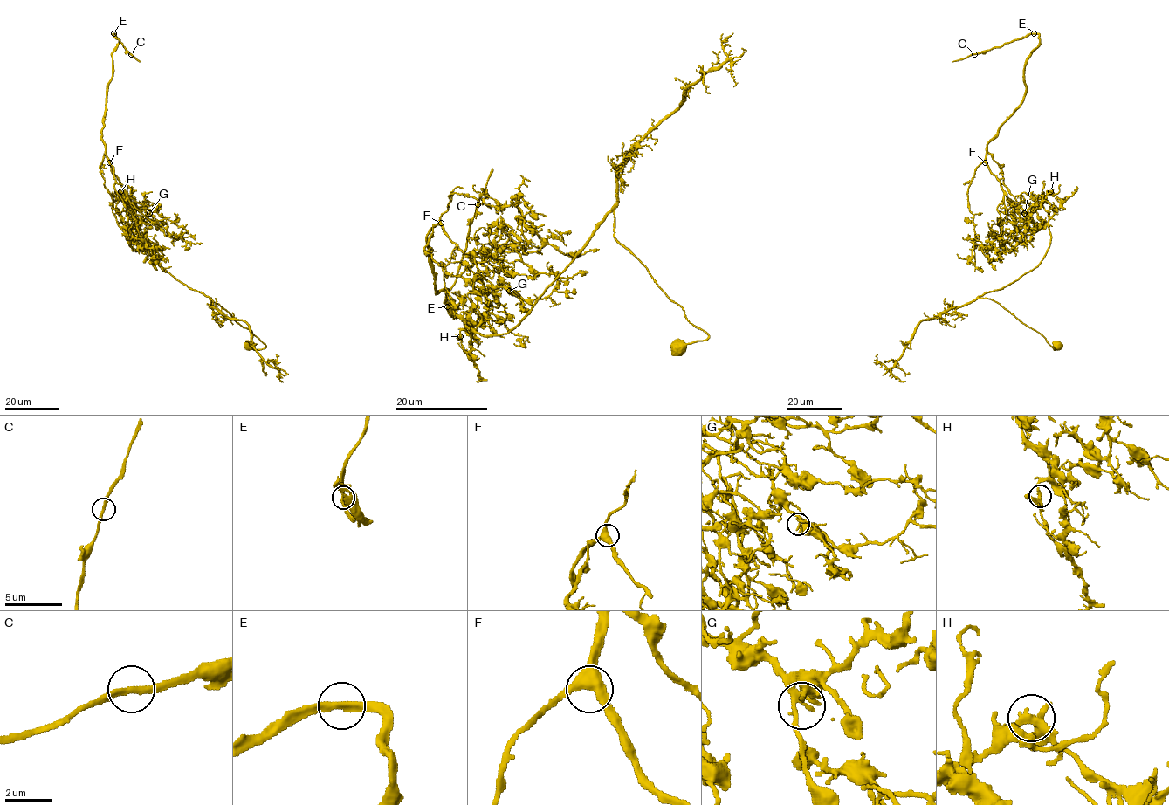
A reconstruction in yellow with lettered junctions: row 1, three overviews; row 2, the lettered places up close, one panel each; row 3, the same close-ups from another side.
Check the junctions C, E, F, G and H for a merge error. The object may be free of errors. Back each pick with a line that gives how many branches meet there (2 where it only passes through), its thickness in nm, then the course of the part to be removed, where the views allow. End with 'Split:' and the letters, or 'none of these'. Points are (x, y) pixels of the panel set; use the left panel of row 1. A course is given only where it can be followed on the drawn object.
H: Branches: 2. Thickness 400 nm. Course of the part to remove: (120, 191), (128, 226), (156, 261), (211, 300), (213, 306), (249, 326), (255, 351), (277, 369), (280, 381)
Split: H

